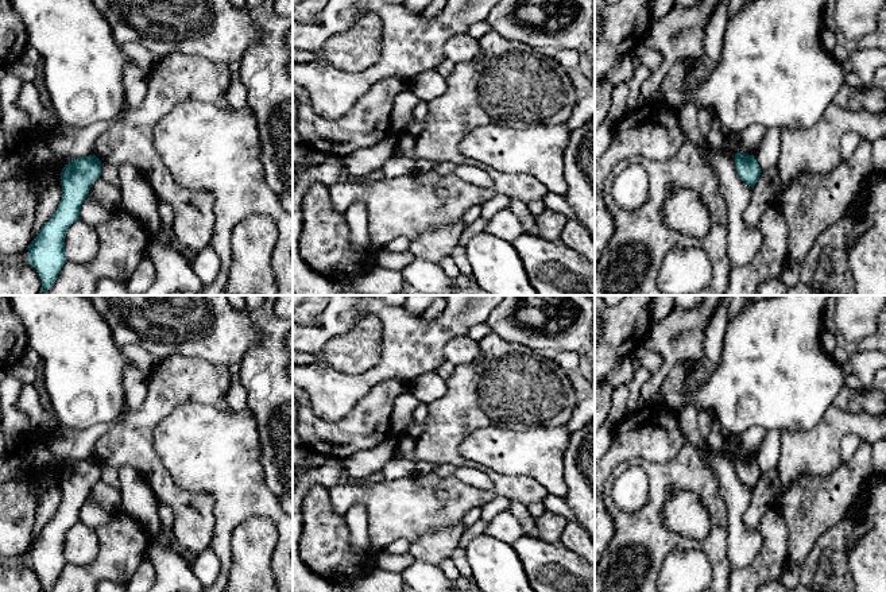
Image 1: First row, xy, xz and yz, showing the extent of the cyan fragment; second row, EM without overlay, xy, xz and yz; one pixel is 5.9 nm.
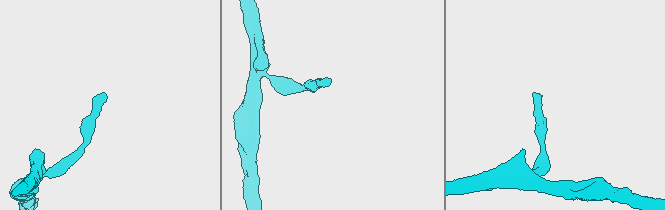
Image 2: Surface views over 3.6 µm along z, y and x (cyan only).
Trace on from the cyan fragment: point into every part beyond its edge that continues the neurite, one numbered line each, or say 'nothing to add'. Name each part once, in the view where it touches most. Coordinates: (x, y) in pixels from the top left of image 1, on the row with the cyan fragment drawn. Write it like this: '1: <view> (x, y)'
nothing to add

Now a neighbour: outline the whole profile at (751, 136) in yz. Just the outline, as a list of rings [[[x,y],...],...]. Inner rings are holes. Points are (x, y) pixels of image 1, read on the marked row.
[[[751,124],[738,131],[740,140],[739,152],[755,155],[762,144],[766,131],[767,128],[761,124]]]

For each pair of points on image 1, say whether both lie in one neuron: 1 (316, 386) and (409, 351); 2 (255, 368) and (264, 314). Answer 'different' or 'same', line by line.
1: same
2: same

